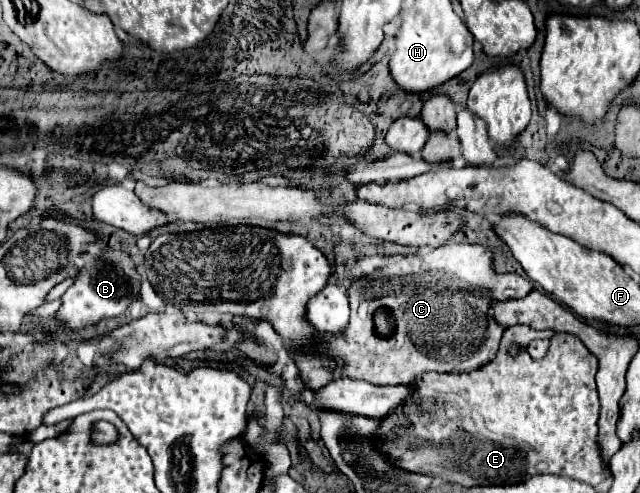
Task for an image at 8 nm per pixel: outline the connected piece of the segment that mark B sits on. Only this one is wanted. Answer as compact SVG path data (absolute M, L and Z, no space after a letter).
M103 249L99 257L89 259L85 265L77 267L73 285L59 297L61 307L53 315L53 319L69 331L79 331L85 327L93 327L103 319L121 317L129 305L139 299L139 273L137 265L129 253L119 249Z

